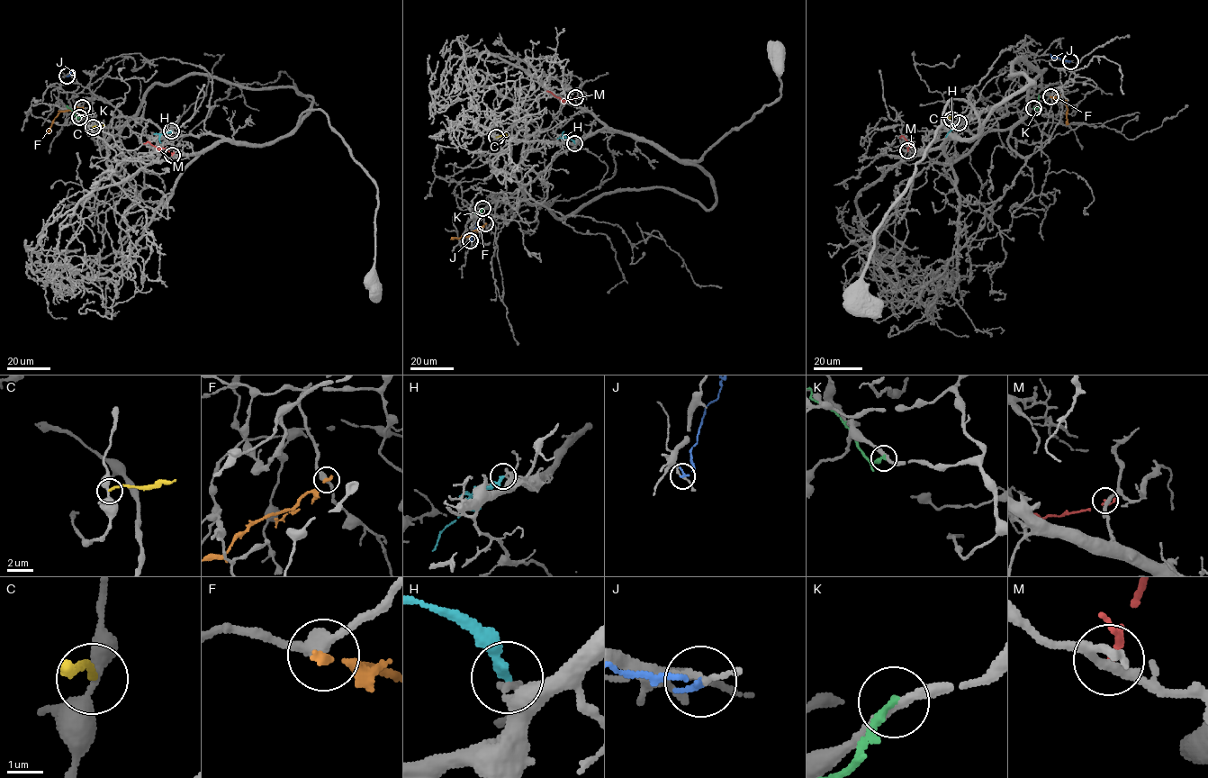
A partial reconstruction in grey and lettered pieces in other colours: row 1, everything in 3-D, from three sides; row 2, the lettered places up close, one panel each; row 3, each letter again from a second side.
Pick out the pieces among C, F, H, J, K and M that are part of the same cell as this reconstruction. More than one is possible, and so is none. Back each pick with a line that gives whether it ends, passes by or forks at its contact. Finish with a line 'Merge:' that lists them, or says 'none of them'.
H: it ends
Merge: H

